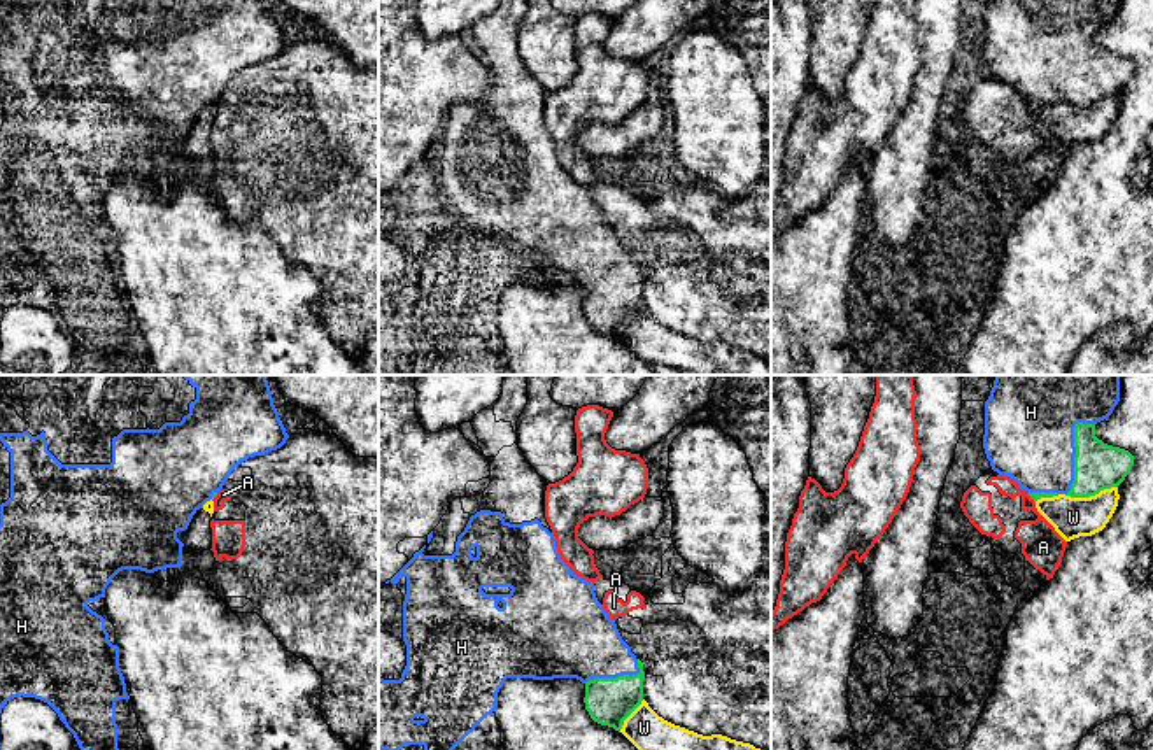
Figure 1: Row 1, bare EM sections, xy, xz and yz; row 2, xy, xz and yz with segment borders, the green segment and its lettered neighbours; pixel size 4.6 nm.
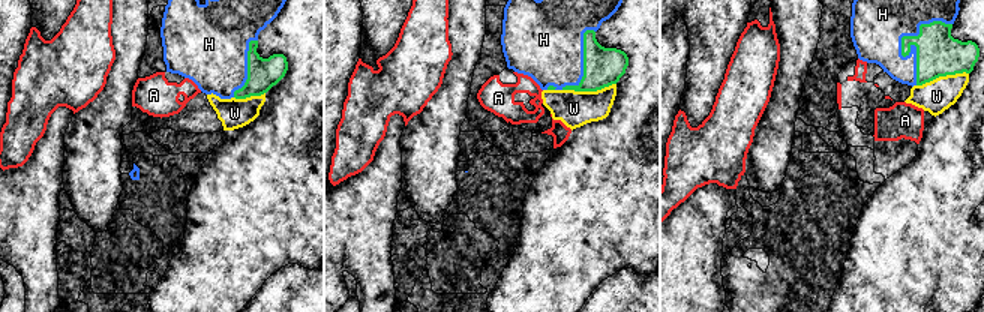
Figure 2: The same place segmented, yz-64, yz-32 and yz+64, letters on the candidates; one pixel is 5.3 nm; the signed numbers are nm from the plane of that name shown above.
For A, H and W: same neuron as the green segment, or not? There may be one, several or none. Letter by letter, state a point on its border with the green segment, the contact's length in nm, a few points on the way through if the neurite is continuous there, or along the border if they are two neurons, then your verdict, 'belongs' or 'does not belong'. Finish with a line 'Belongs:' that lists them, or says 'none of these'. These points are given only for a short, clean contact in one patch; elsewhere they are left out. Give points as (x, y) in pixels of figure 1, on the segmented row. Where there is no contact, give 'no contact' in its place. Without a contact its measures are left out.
A: yz (1031, 496) | 60 nm | along yz (1027, 493), (1034, 502) | does not belong
H: yz (1076, 451) | 360 nm | belongs
W: yz (1090, 495) | 260 nm | does not belong
Belongs: H

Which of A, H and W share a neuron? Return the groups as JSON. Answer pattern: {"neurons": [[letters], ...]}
{"neurons": [["A"], ["H"], ["W"]]}

